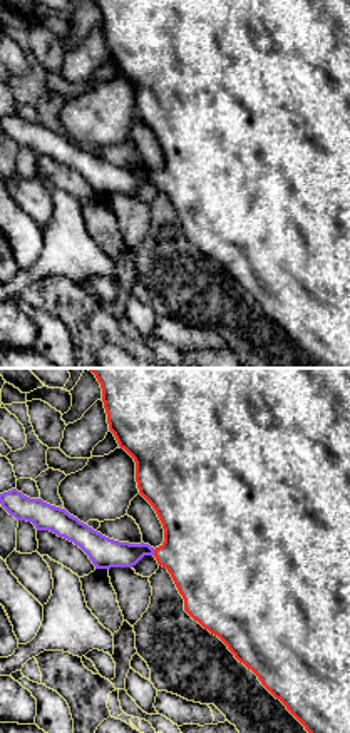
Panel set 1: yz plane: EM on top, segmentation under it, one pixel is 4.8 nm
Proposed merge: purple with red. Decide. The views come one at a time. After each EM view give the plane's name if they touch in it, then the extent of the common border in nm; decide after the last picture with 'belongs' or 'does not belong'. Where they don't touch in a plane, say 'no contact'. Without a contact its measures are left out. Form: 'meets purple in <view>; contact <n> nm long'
meets purple in yz; contact 30 nm long

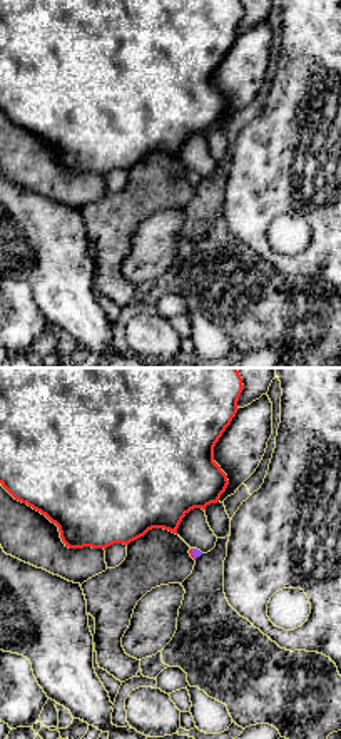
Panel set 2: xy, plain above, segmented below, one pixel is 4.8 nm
meets purple in xy; contact 60 nm long

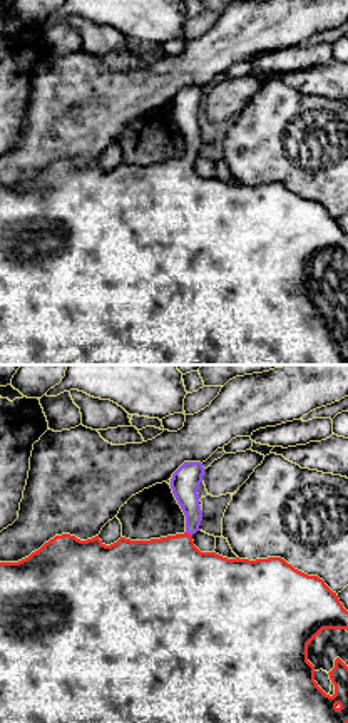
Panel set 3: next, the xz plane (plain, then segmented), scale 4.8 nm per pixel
meets purple in xz; contact 40 nm long

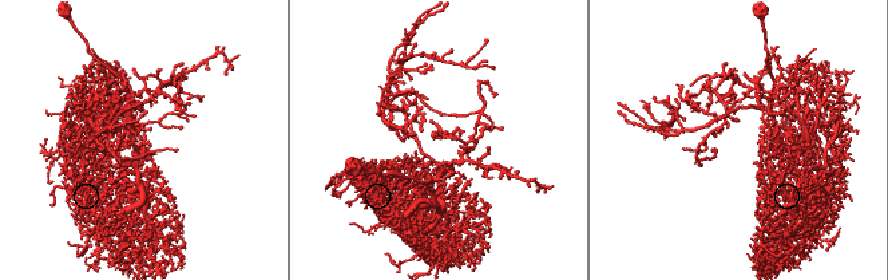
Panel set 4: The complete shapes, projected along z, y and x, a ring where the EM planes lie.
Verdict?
belongs

